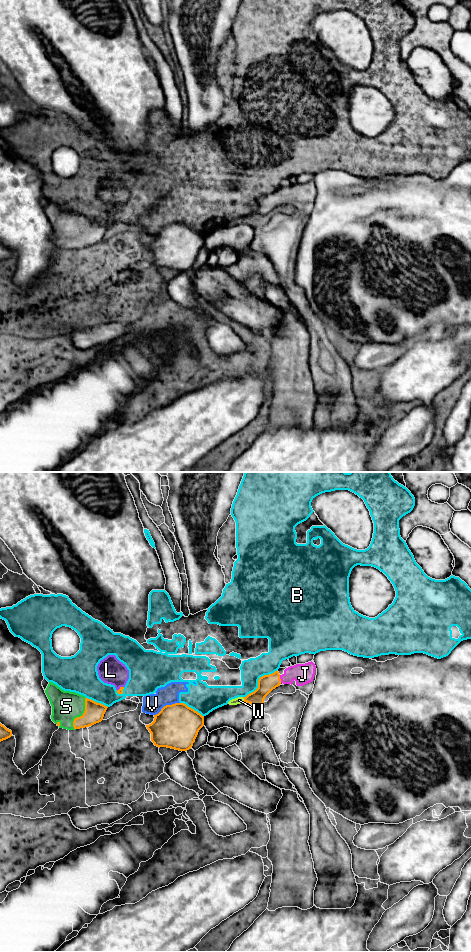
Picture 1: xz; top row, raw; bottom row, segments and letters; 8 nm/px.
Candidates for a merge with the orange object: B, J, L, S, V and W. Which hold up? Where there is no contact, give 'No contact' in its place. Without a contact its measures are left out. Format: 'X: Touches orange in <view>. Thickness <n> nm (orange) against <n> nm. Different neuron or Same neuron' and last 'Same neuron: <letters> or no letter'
B: Touches orange in xz. Thickness 140 nm (orange) against 180 nm. Different neuron
J: Touches orange in xz. Thickness 140 nm (orange) against 160 nm. Same neuron
L: Touches orange in xz. Thickness 50 nm (orange) against 200 nm. Same neuron
S: Touches orange in xz. Thickness 160 nm (orange) against 240 nm. Same neuron
V: Touches orange in xz. Thickness 360 nm (orange) against 160 nm. Different neuron
W: Touches orange in xz. Thickness 140 nm (orange) against 60 nm. Same neuron
Same neuron: J, L, S, W

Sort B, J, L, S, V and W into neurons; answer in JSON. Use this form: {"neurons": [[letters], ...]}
{"neurons": [["B", "V"], ["J", "L", "S", "W"]]}

